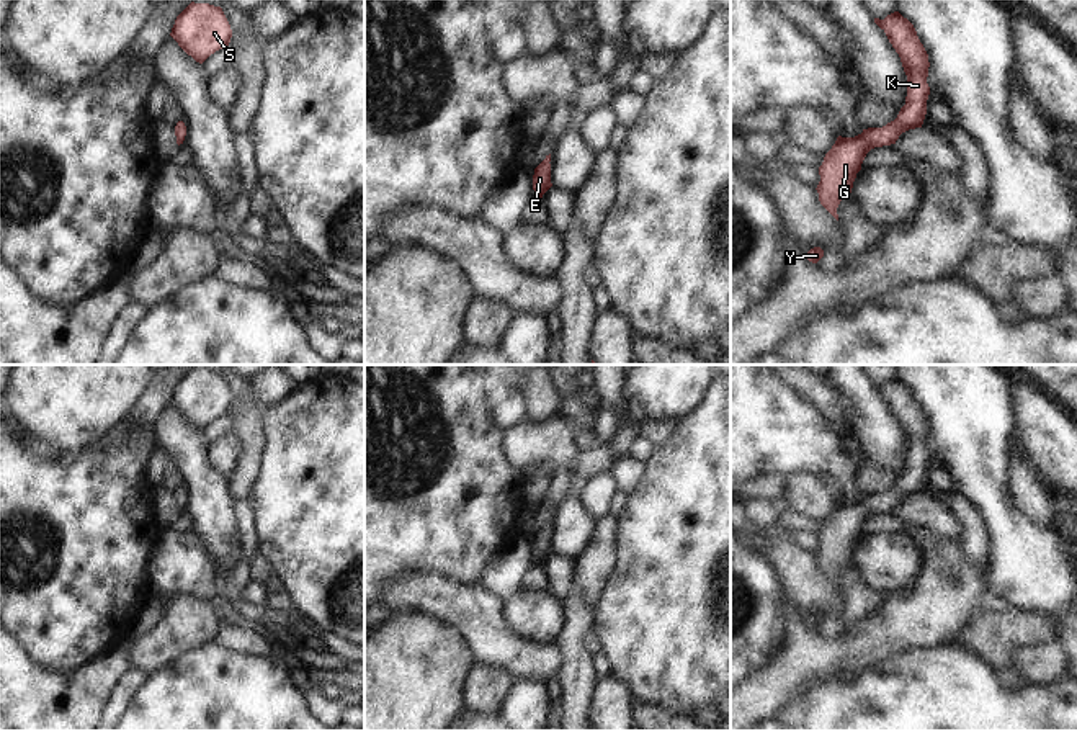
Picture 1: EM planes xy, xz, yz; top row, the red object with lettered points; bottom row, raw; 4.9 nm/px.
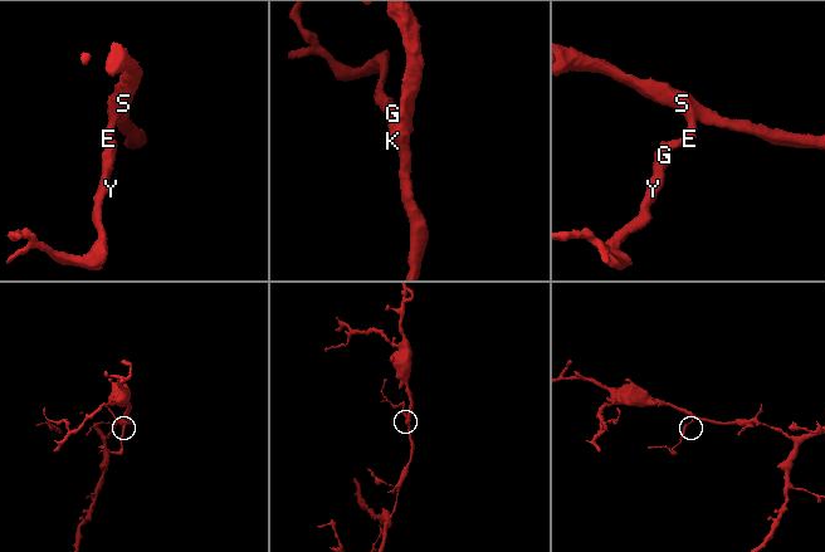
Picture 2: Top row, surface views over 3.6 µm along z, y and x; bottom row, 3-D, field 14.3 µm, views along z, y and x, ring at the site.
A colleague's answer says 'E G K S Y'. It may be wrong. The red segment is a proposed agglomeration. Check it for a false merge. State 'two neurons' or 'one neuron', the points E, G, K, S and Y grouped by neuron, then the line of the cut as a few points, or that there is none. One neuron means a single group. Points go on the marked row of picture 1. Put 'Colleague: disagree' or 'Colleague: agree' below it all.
one neuron; E G K S Y; no cut
Colleague: agree

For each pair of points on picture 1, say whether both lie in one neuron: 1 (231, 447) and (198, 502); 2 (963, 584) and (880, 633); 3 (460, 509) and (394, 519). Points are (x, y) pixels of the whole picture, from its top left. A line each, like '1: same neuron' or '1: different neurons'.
1: different neurons
2: same neuron
3: same neuron

